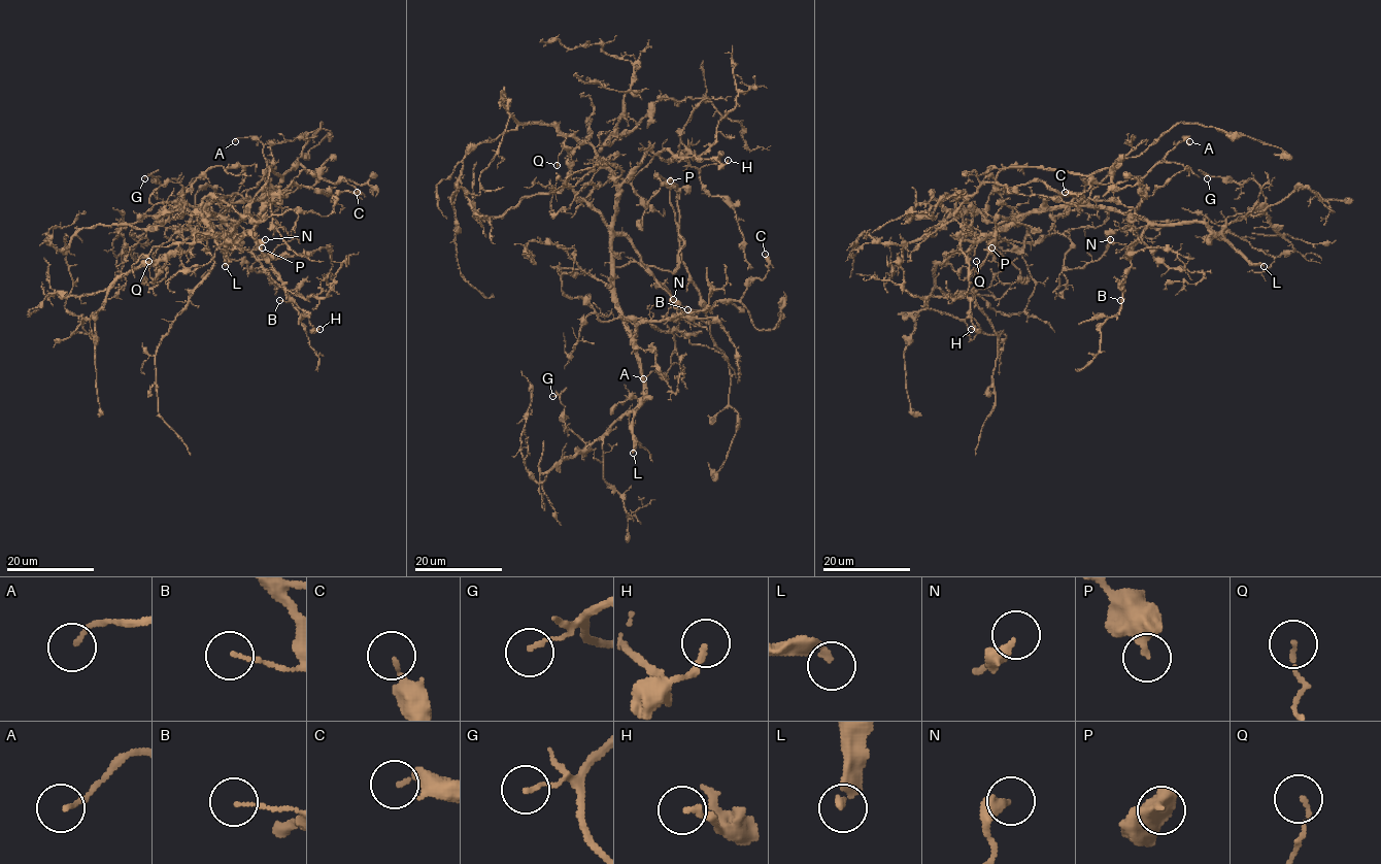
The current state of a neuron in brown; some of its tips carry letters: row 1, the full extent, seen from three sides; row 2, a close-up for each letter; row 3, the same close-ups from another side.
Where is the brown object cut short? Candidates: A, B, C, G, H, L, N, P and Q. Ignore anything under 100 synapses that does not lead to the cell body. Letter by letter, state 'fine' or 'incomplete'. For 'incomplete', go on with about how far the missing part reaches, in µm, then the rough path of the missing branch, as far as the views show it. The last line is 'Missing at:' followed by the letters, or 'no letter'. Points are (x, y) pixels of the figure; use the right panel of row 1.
A: fine
B: fine
C: fine
G: fine
H: fine
L: incomplete; about 160 µm are missing
N: fine
P: fine
Q: fine
Missing at: L

